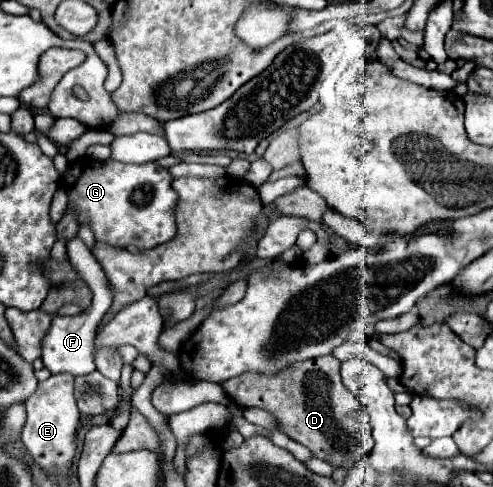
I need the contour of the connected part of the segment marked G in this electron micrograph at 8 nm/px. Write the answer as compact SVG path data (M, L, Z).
M80 158L72 162L62 176L62 188L68 194L68 208L76 212L78 224L88 224L94 232L98 242L106 242L116 248L126 246L138 246L142 250L156 248L164 242L170 242L176 236L176 220L174 220L174 208L178 202L178 194L172 188L172 176L168 168L162 168L156 162L148 164L124 164L118 160L92 160L92 158Z

